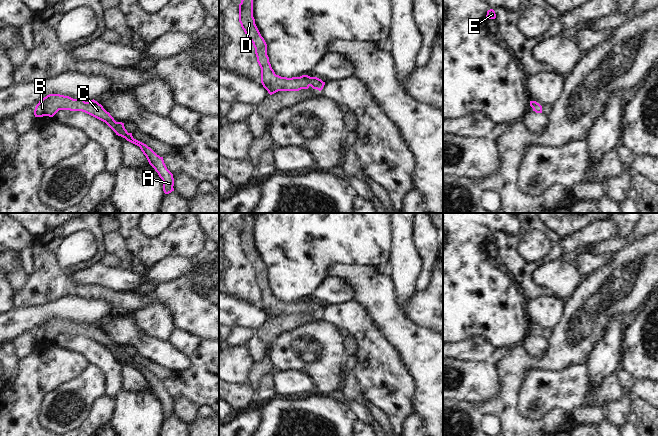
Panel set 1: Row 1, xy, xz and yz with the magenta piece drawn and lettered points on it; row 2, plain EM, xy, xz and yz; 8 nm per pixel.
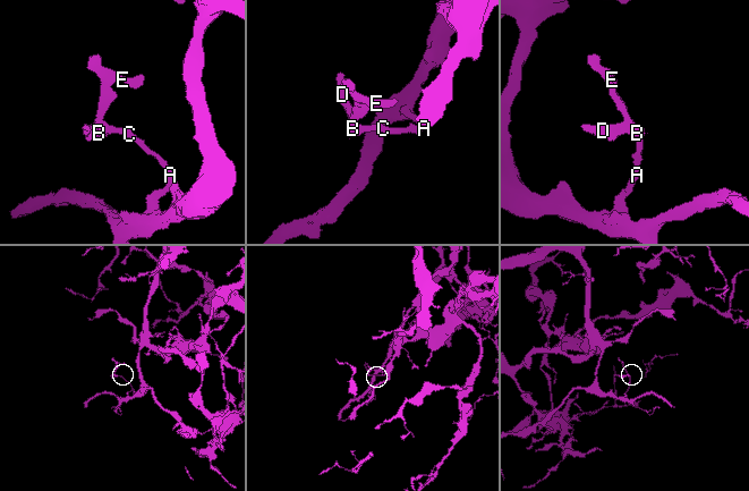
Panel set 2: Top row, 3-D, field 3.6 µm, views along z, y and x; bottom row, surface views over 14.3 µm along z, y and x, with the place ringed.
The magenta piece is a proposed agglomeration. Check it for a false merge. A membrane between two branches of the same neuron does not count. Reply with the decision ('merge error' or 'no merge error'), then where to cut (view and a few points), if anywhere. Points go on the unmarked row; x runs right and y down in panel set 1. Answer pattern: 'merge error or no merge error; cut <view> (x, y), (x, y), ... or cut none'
no merge error; cut none

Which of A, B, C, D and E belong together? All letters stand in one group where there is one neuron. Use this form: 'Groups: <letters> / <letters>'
Groups: A B C D E

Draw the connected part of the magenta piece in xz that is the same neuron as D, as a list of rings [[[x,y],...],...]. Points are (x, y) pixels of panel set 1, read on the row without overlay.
[[[245,213],[242,218],[242,224],[239,228],[239,246],[245,258],[253,267],[253,270],[255,272],[255,278],[257,281],[257,286],[261,292],[261,307],[270,319],[278,315],[299,315],[301,313],[308,313],[310,310],[313,313],[317,313],[319,315],[323,313],[325,306],[323,306],[321,303],[317,301],[302,299],[300,301],[287,302],[275,298],[269,286],[269,281],[267,279],[267,268],[264,262],[261,260],[255,248],[255,243],[253,241],[253,213]]]

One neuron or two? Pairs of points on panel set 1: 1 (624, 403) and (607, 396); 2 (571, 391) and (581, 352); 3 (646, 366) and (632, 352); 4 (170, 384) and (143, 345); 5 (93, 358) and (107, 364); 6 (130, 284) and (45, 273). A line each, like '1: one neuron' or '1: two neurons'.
1: two neurons
2: two neurons
3: one neuron
4: two neurons
5: one neuron
6: two neurons

